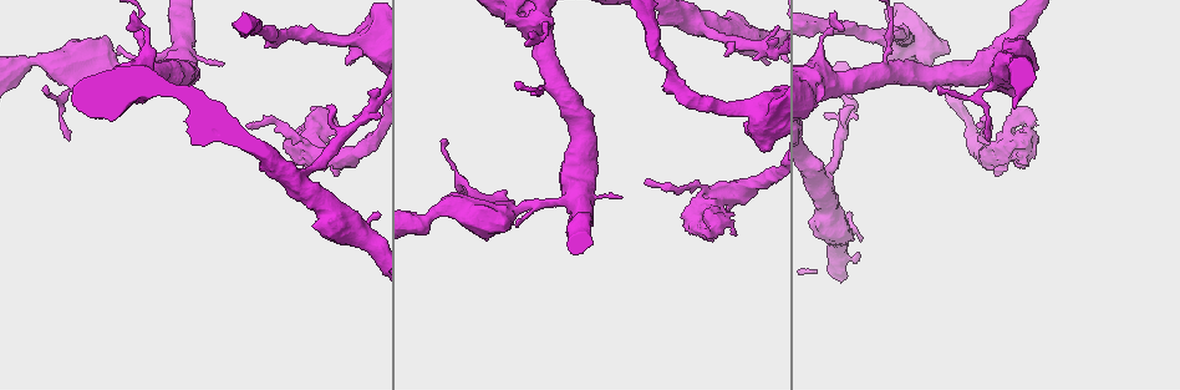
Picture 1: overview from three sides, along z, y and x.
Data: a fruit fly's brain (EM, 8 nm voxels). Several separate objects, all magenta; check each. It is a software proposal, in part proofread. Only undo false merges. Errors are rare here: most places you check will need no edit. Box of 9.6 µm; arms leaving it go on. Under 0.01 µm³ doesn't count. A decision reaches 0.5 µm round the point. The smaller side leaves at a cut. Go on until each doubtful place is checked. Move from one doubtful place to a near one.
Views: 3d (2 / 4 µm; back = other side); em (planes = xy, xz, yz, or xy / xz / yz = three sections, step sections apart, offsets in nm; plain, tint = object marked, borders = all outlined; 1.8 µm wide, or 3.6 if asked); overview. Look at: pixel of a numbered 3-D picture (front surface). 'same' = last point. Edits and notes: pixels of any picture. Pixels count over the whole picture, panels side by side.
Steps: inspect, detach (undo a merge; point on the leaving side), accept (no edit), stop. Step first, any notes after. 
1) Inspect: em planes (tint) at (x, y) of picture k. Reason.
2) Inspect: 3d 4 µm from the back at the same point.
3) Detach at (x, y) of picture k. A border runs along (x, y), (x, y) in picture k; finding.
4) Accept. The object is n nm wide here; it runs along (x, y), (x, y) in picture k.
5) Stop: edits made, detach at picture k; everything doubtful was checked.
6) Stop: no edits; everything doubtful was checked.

Inspect: 3d 4 µm at (564, 201) of picture 1. Thin arm on a thick one.

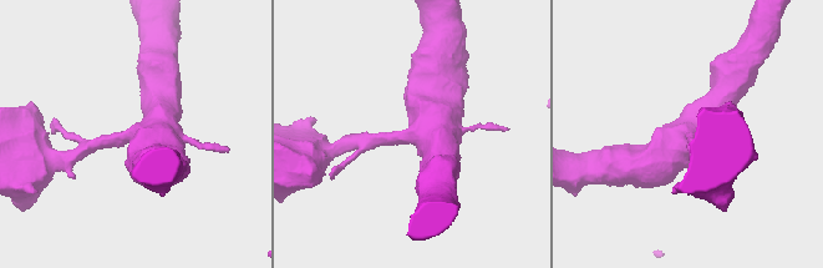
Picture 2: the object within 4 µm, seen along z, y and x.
Inspect: em 3.6 µm xz step 16 (tint) at (135, 139) of picture 2.

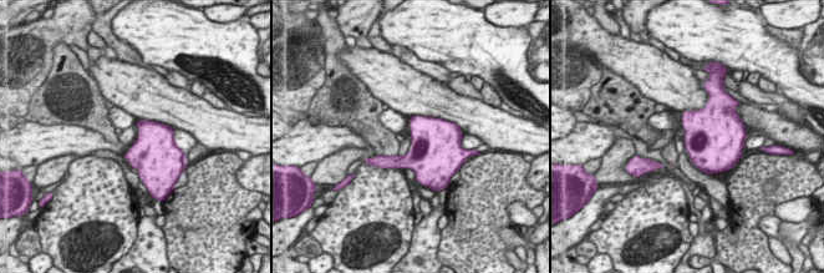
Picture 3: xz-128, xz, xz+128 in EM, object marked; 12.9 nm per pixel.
Accept. The object is 90 nm wide here; all the same neuron.

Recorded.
Inspect: 3d 4 µm at (918, 38) of picture 1. Calibre changes.

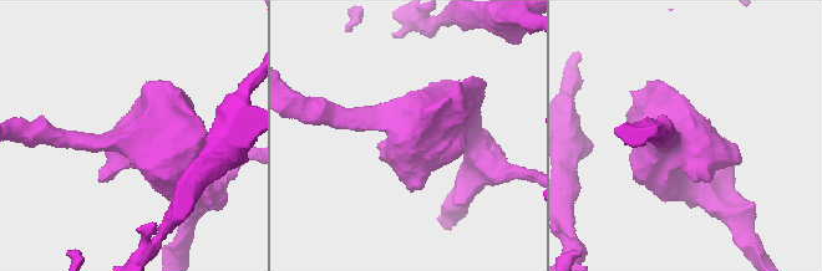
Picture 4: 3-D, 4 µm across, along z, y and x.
Inspect: em 3.6 µm planes (borders) at (687, 140) of picture 4.

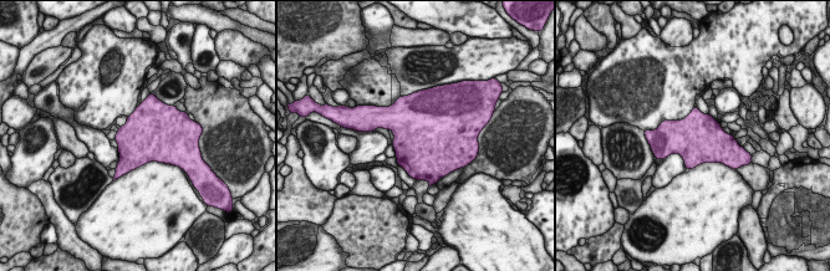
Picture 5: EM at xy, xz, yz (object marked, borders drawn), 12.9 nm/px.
Accept. The object is 650 nm wide here; continuous, no second neuron.

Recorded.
Inspect: em planes (tint) at (701, 205) of picture 1. Looks like a crossing.

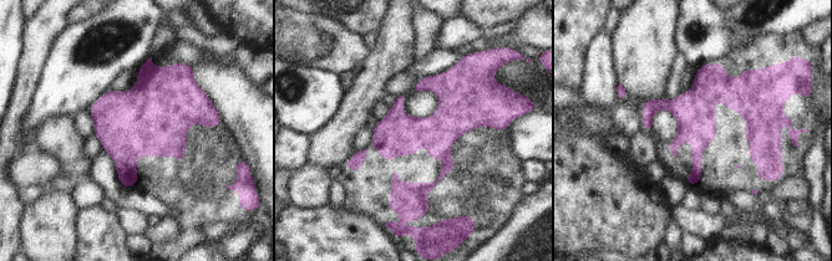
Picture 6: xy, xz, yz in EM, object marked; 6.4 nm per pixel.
Accept. It runs along (453, 70), (446, 167), (407, 206) in picture 6; all the same neuron.

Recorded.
Inspect: 3d 4 µm at (524, 26) of picture 1. Calibre changes.

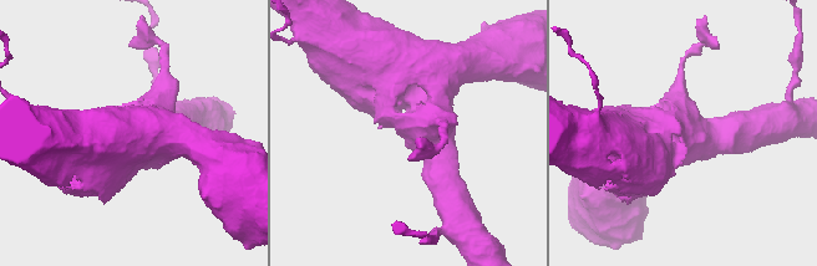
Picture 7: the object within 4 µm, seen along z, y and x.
Inspect: em 3.6 µm planes (tint) at (686, 126) of picture 7. 3 arms meet here; the arms are 220, 480, 800 nm wide; shape alone is not enough.

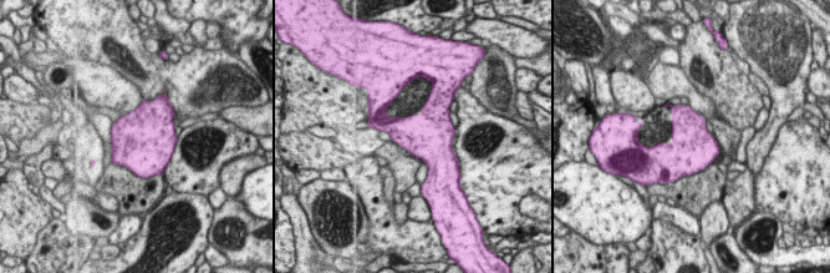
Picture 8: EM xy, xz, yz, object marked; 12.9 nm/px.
Accept. The object is 550 nm wide here; continuous, no second neuron.

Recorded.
Stop: no edits; everything doubtful was checked.

